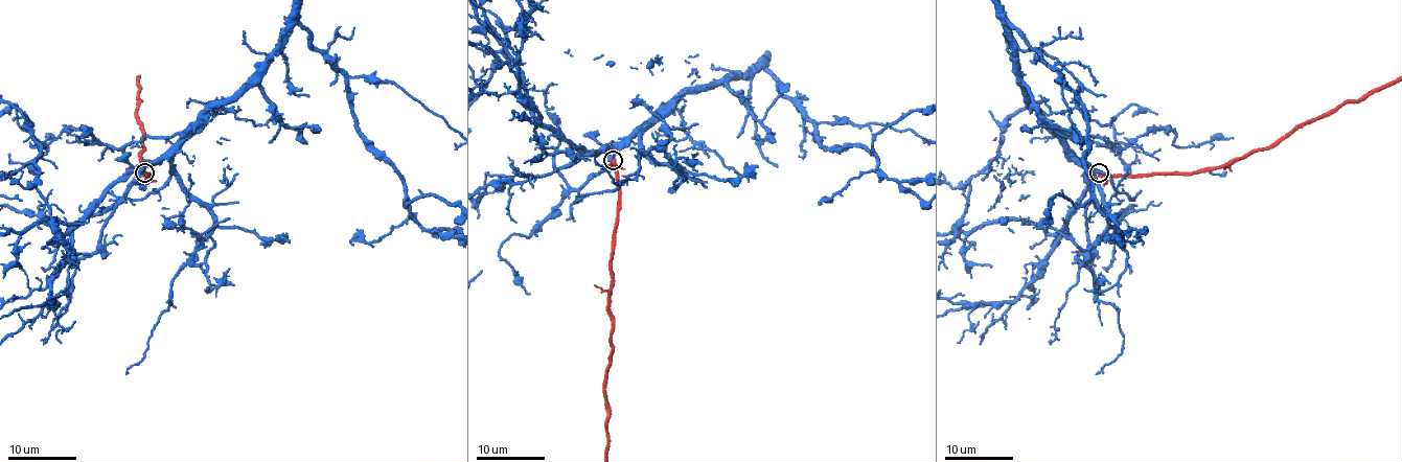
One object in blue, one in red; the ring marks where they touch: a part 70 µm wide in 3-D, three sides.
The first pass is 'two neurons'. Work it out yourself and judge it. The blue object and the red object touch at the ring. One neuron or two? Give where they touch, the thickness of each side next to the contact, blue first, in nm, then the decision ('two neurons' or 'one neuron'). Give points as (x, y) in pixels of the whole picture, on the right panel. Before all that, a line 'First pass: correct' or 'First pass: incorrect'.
First pass: correct
(1099, 172) | 480/360 nm | two neurons

